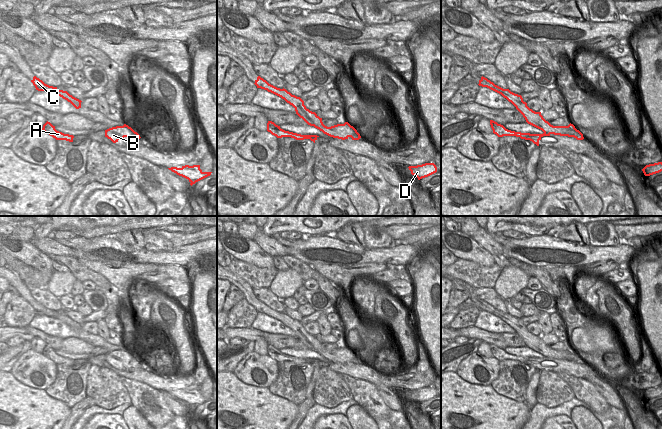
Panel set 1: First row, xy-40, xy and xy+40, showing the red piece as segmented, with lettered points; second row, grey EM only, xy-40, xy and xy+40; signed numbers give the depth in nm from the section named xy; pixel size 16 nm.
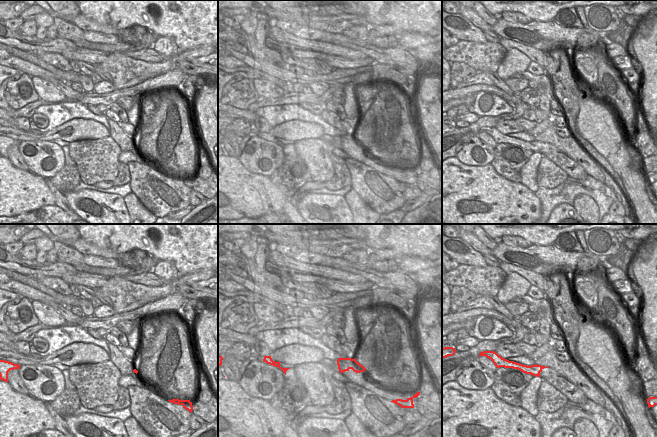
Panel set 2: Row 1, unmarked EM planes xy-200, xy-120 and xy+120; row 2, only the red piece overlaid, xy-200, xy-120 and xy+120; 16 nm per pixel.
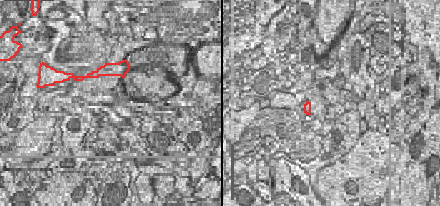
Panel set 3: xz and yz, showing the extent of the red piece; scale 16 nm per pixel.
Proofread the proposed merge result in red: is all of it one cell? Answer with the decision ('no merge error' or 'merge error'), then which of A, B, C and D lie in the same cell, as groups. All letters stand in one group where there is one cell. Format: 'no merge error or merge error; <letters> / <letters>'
merge error; A / B C D

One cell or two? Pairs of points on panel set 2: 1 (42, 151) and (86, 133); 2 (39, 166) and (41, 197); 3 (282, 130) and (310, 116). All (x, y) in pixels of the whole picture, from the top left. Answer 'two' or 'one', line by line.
1: two
2: two
3: two

